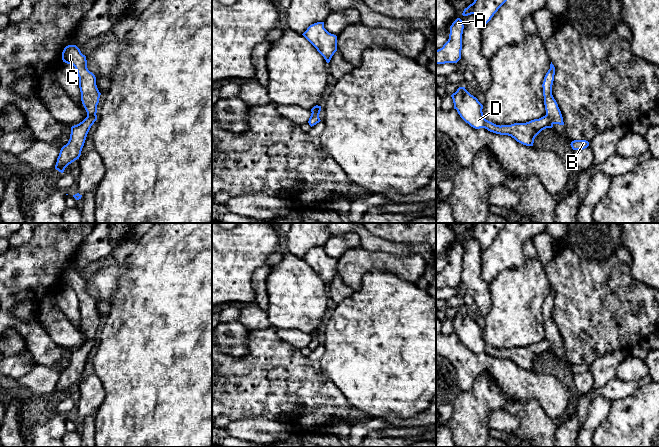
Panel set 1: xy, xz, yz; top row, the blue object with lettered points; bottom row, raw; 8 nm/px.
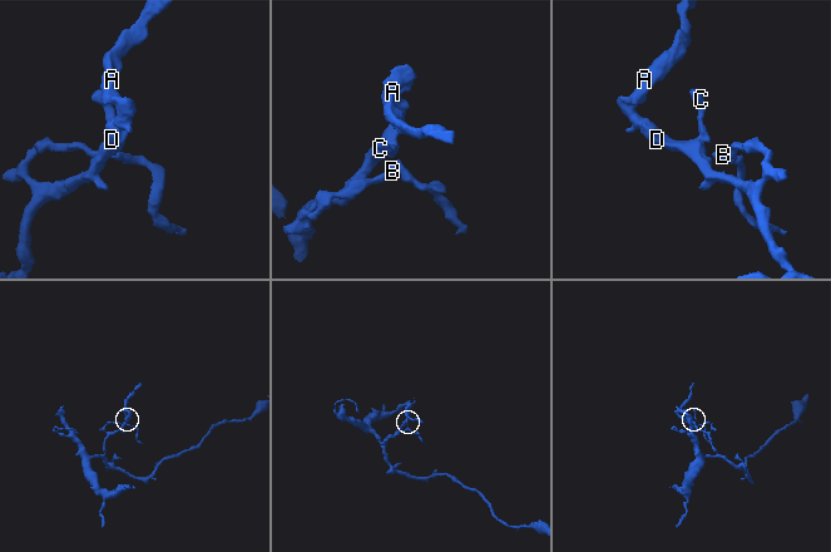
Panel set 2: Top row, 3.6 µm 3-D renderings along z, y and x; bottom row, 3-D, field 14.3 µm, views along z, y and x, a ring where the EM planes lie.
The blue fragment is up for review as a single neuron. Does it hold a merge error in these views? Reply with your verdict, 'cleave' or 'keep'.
cleave

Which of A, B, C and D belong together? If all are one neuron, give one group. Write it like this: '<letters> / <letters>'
A B D / C

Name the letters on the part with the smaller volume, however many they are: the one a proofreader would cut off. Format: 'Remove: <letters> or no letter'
Remove: C

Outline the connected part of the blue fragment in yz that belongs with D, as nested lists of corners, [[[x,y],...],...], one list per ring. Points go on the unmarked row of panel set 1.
[[[459,311],[451,321],[454,333],[457,334],[460,341],[471,351],[475,353],[485,352],[496,358],[511,360],[517,366],[526,370],[533,370],[535,361],[542,354],[553,351],[552,344],[546,339],[526,347],[496,349],[485,343],[482,336],[483,329],[465,311]]]

